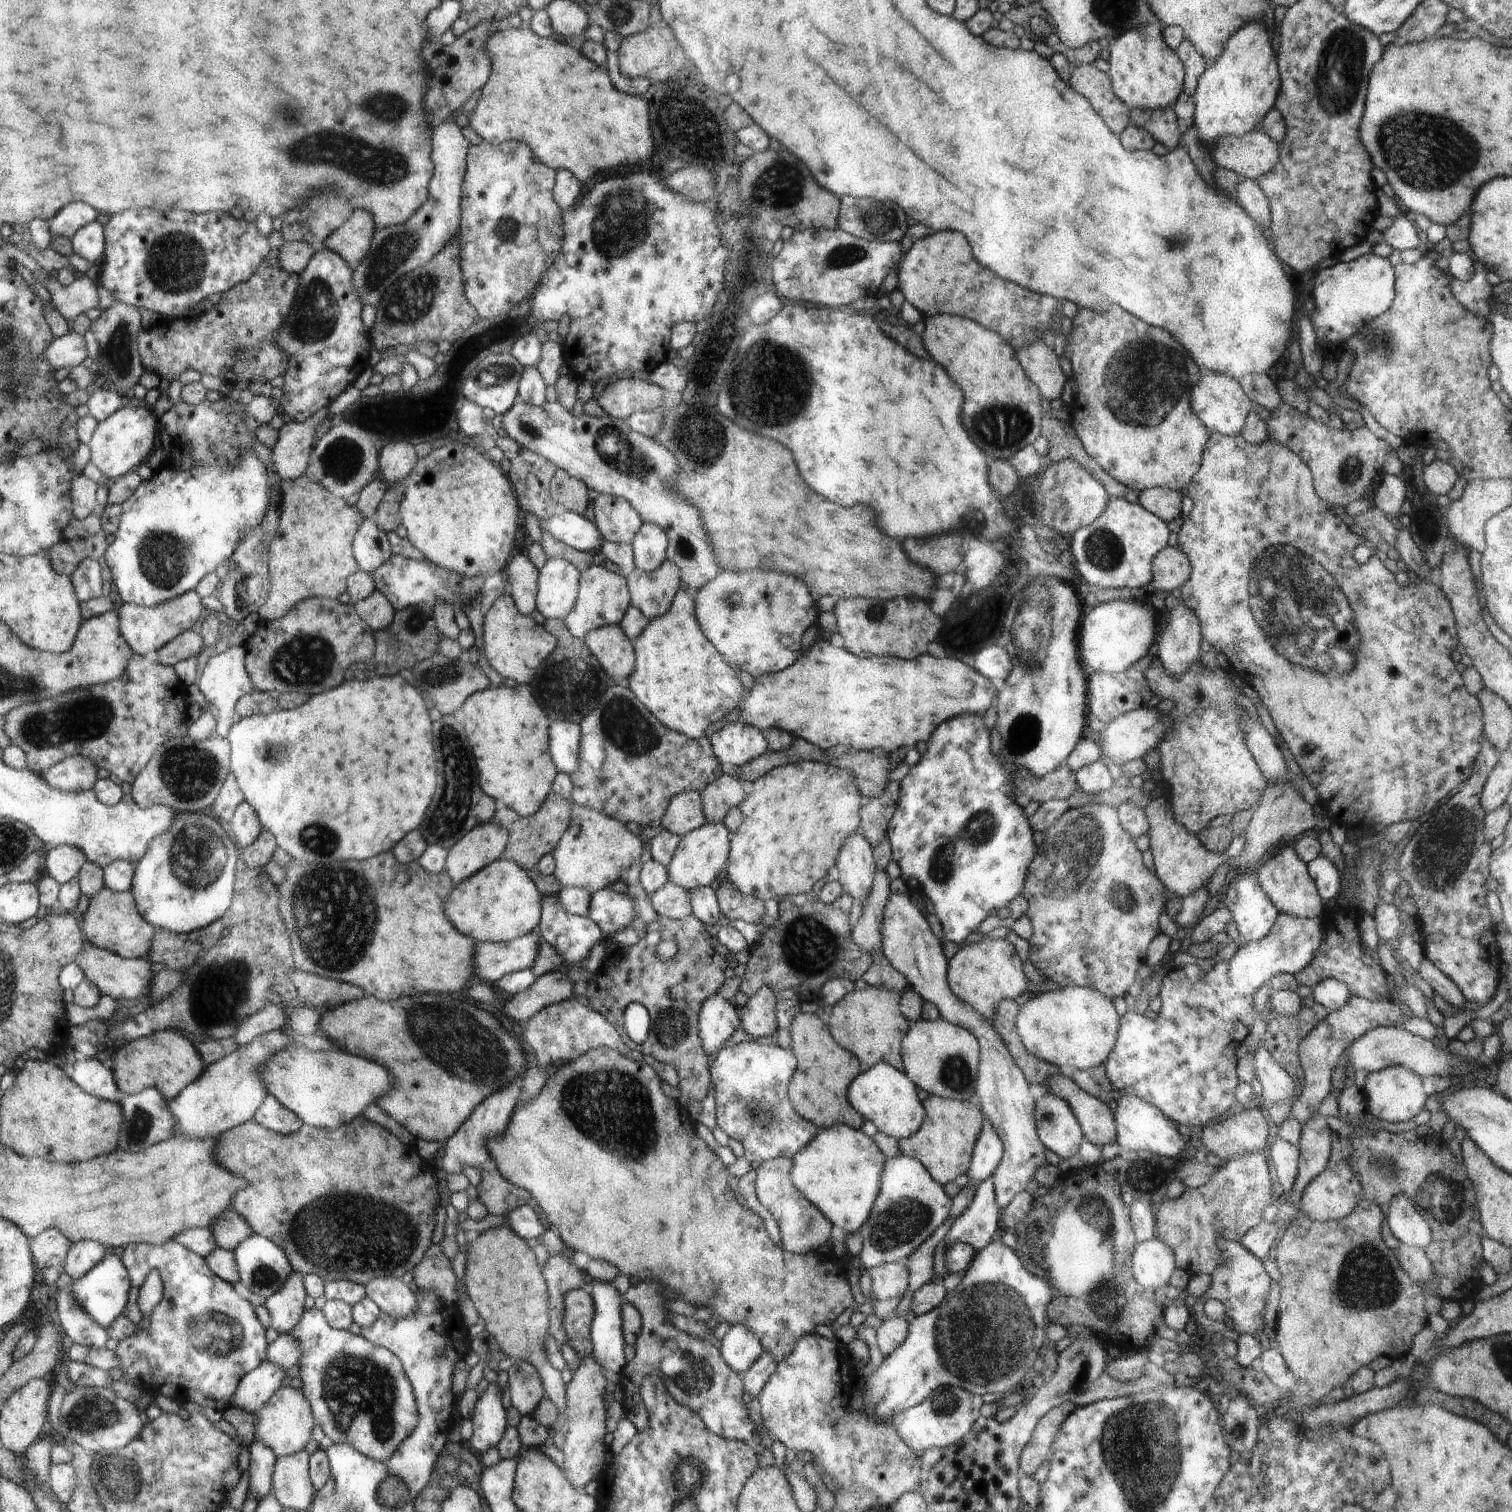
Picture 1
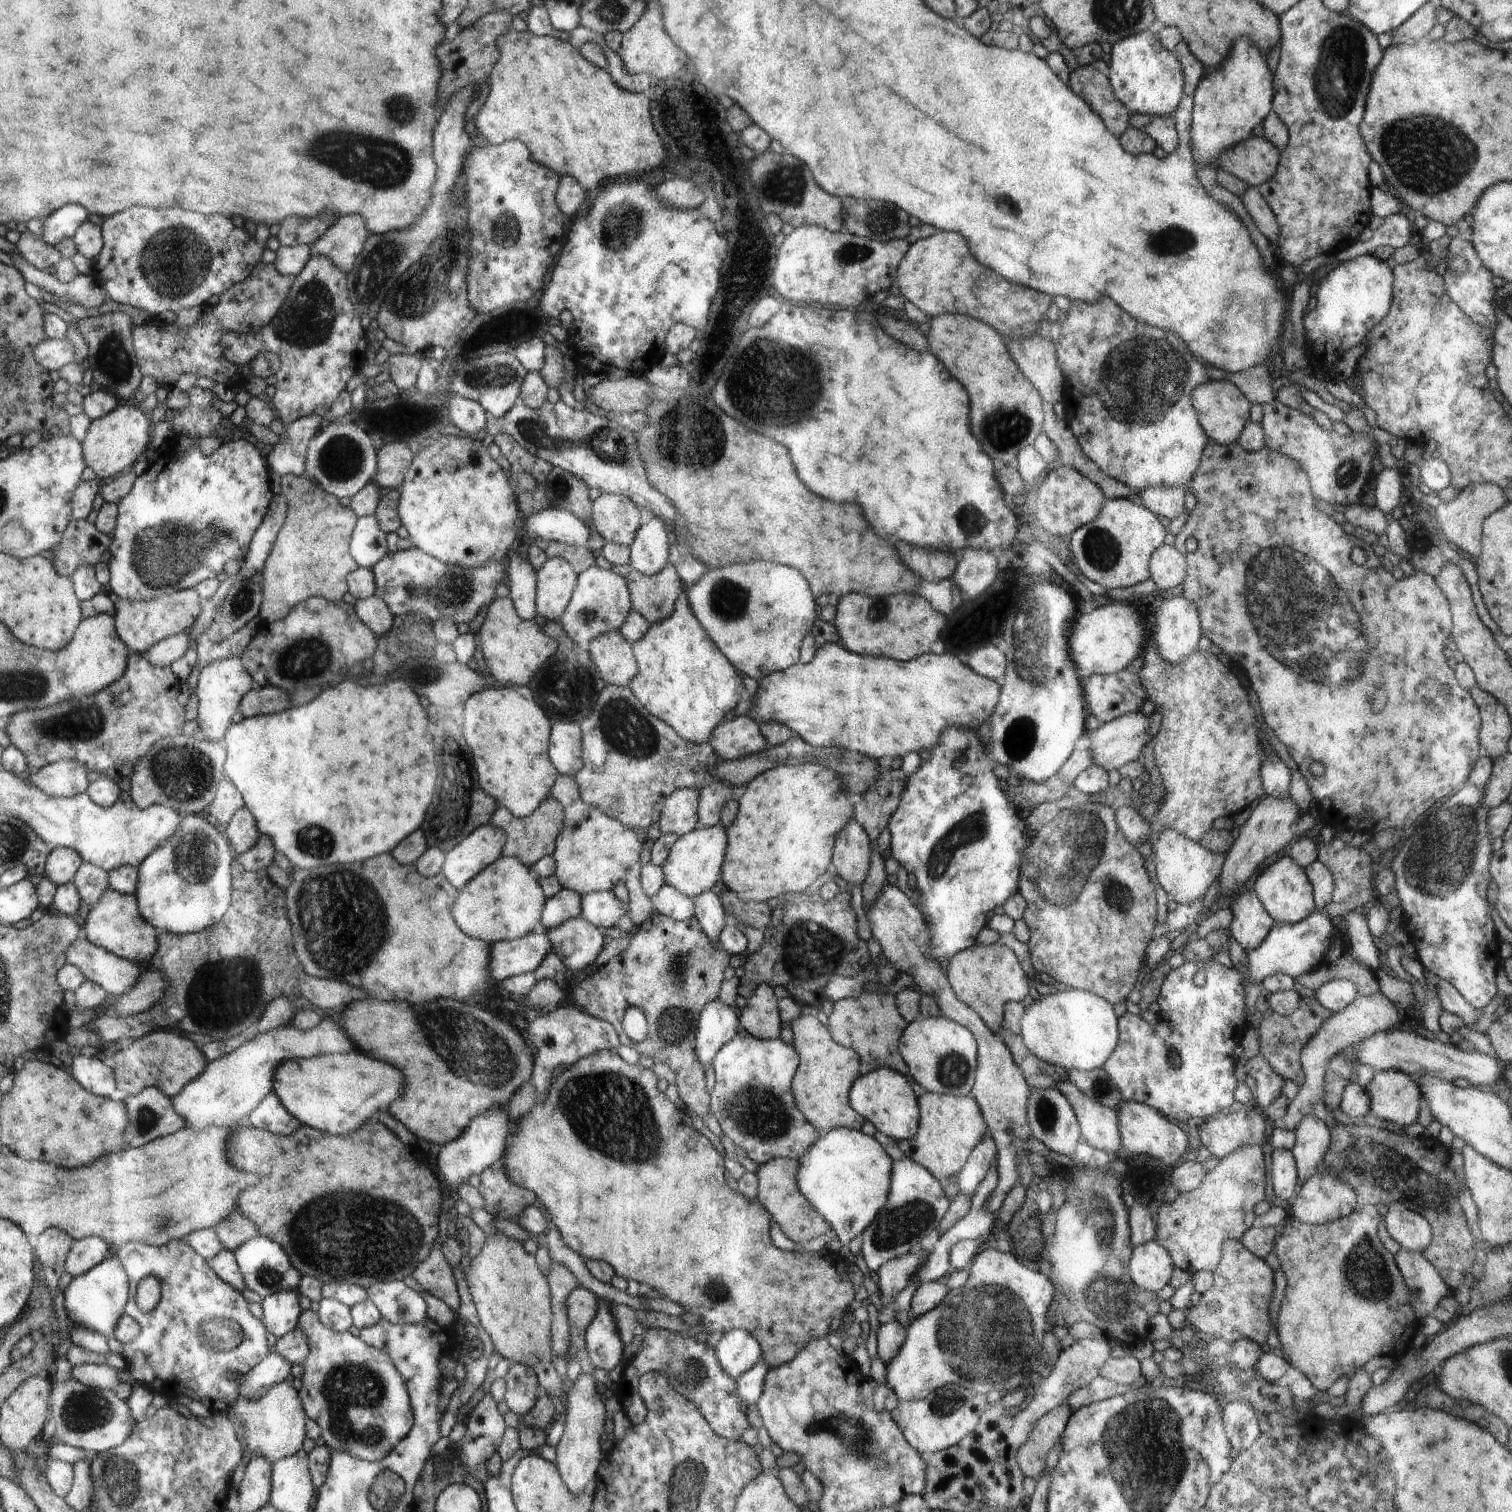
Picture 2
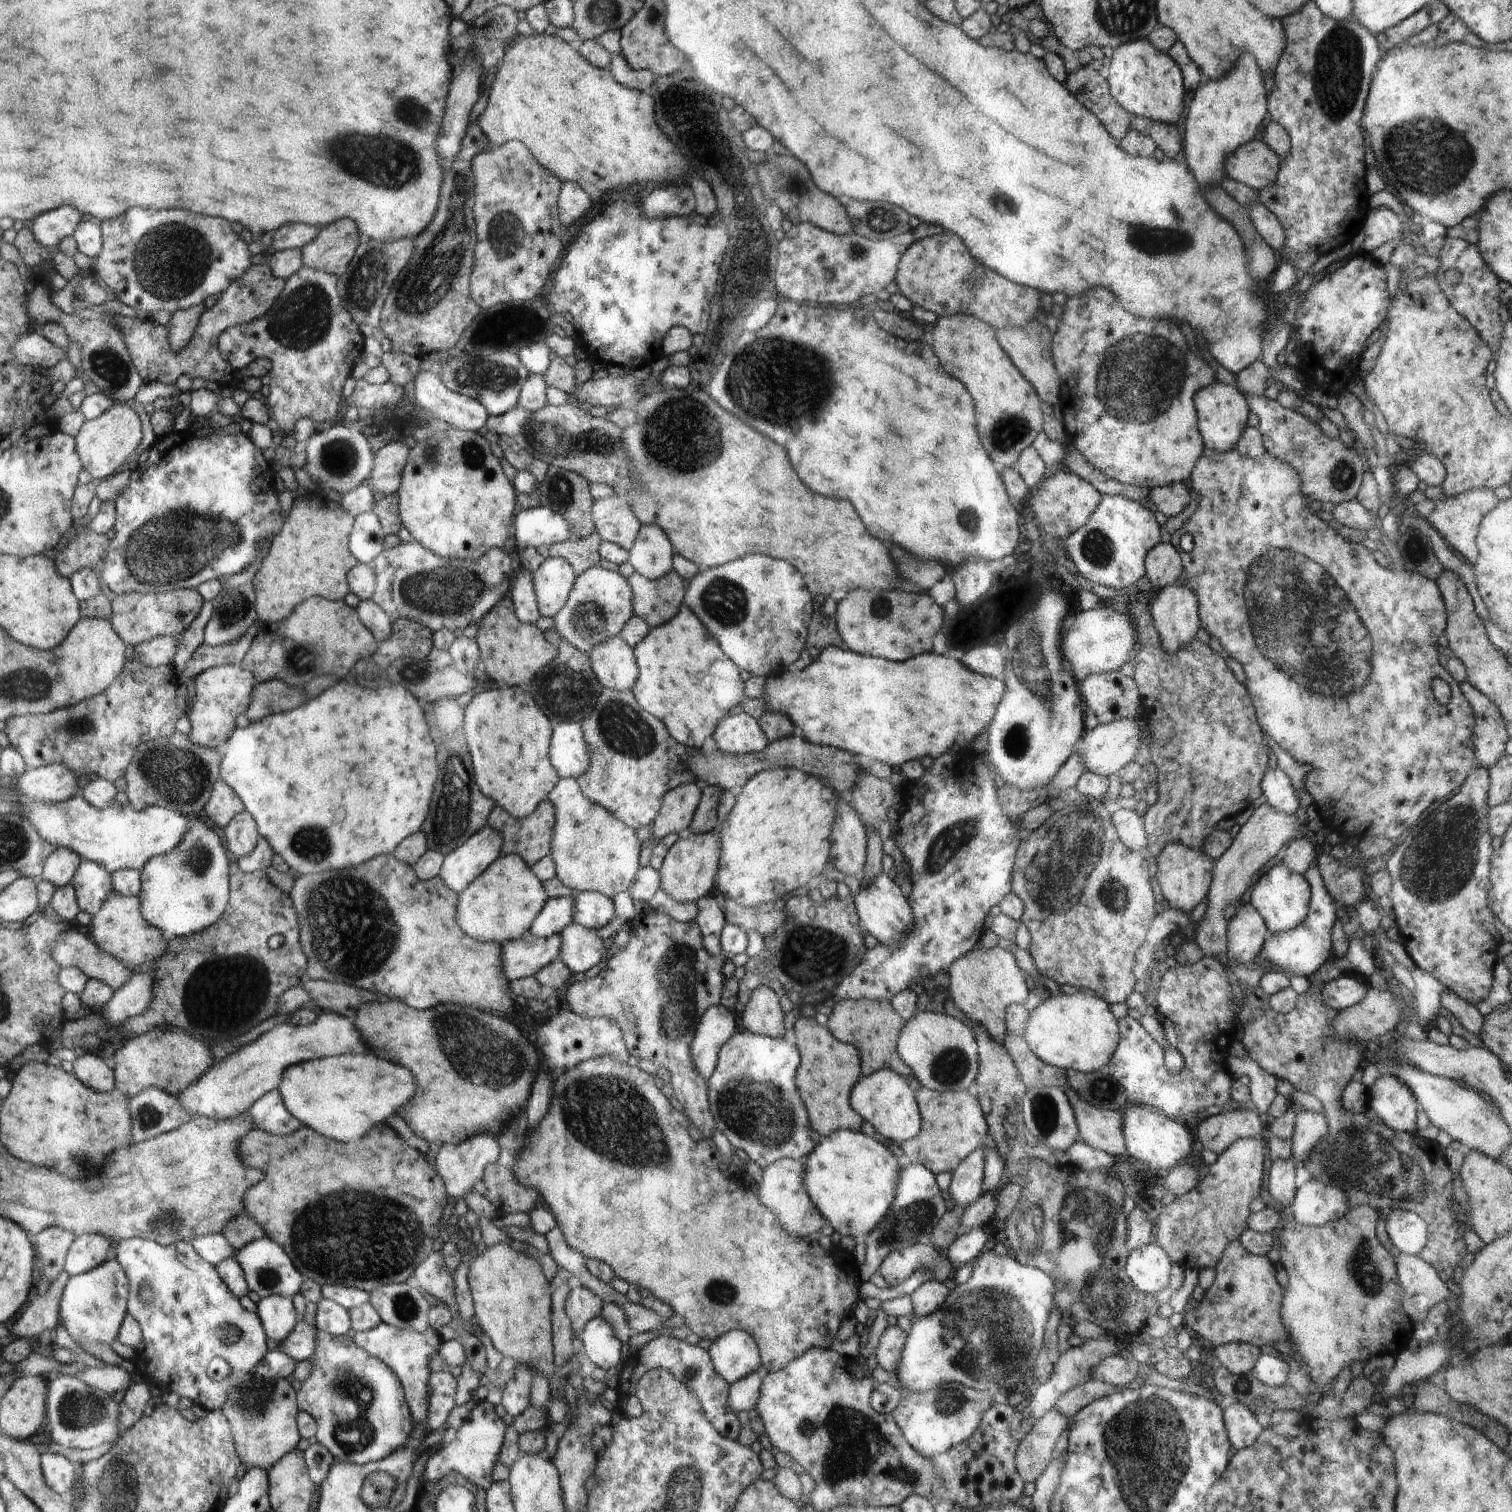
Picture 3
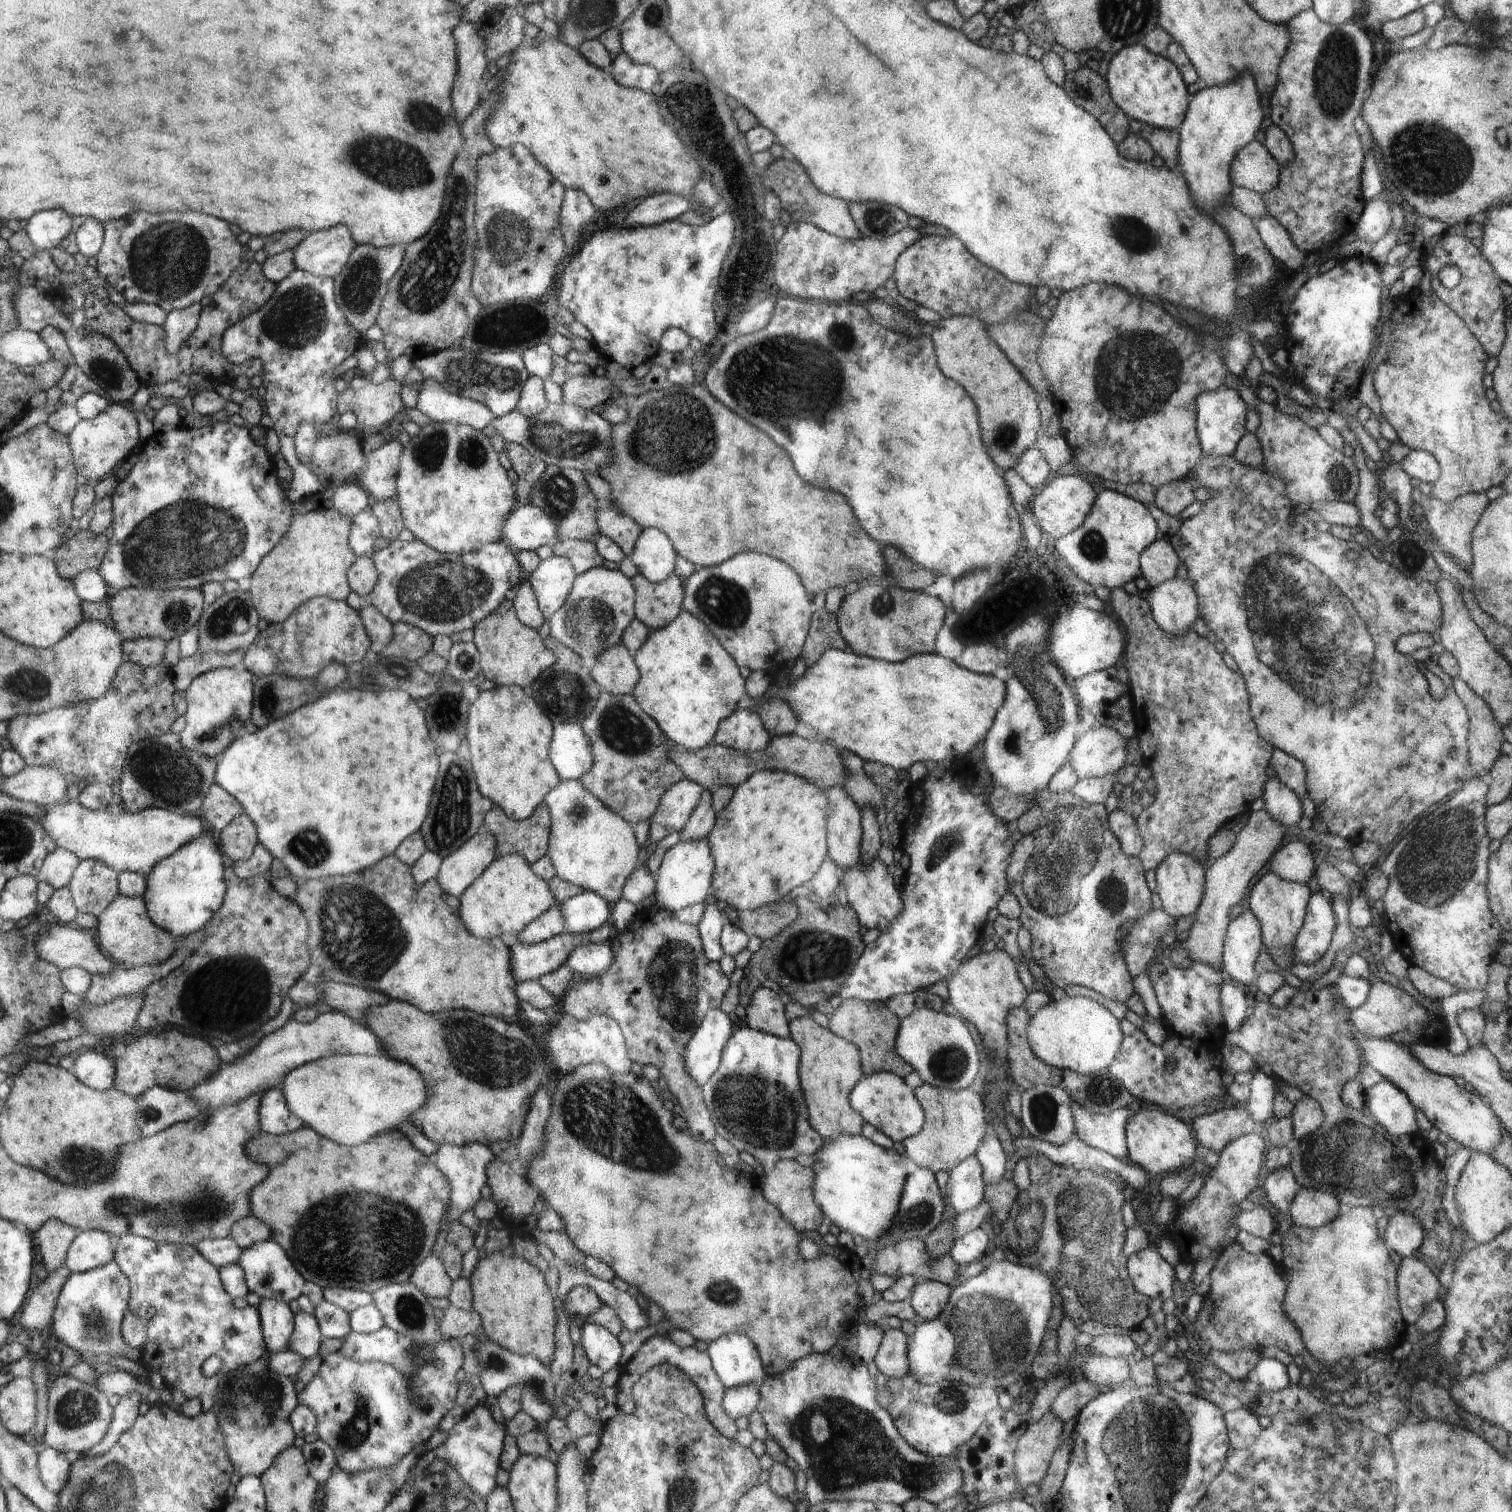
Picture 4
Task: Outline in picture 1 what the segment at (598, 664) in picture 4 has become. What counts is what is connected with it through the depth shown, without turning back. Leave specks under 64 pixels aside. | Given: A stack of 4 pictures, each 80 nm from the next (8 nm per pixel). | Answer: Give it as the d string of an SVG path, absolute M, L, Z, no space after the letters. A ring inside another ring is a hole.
M619 625L596 628L584 642L599 660L606 676L615 682L635 674L638 663L634 643Z

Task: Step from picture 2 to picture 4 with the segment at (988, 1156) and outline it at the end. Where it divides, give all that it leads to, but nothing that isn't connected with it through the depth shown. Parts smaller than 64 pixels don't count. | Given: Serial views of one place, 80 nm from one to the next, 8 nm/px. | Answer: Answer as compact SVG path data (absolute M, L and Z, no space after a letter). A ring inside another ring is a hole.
M970 1155L949 1172L945 1195L949 1206L957 1215L978 1206L983 1198L985 1184L982 1180L983 1167L979 1157Z

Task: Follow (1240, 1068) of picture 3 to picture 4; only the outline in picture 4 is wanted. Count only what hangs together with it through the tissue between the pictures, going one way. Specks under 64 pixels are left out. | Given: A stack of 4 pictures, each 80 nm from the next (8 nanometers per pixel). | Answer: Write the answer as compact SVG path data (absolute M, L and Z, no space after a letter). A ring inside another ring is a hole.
M1255 1069L1249 1083L1250 1096L1245 1104L1247 1111L1258 1125L1273 1119L1273 1098L1275 1080L1260 1069Z

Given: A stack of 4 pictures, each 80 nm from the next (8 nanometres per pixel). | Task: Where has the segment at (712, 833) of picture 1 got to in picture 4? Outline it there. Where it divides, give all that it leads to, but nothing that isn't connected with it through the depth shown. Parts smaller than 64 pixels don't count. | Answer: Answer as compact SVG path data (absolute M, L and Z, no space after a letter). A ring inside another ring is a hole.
M708 838L678 841L666 851L655 878L656 904L658 908L675 913L683 908L706 902L712 872L715 872L715 857Z

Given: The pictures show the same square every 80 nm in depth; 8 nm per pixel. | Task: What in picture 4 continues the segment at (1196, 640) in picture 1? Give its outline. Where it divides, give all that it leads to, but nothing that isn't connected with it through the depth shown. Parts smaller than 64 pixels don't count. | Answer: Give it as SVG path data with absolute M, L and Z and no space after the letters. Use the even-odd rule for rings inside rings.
M1172 578L1169 581L1149 589L1146 594L1156 624L1170 636L1184 636L1185 632L1194 630L1194 621L1199 617L1197 594L1186 579Z

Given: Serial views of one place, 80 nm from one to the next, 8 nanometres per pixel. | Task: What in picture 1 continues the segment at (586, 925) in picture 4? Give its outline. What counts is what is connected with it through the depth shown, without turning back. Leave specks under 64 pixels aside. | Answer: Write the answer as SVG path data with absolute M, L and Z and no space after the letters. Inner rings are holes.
M610 887L591 894L588 918L599 925L606 936L614 937L616 932L630 926L636 919L636 912L627 893L618 894Z

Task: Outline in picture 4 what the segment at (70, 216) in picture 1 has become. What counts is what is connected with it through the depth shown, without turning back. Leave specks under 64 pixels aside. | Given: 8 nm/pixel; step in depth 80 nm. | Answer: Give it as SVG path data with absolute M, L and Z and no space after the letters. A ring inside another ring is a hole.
M64 210L40 212L30 220L27 230L36 246L51 251L72 230L72 218Z

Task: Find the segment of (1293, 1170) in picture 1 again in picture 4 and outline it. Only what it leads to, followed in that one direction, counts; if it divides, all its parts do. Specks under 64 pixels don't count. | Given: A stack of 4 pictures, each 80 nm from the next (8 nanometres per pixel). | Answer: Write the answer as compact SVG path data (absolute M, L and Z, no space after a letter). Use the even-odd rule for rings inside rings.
M1288 1167L1277 1168L1270 1171L1262 1181L1266 1200L1281 1211L1288 1210L1299 1189L1293 1172Z

